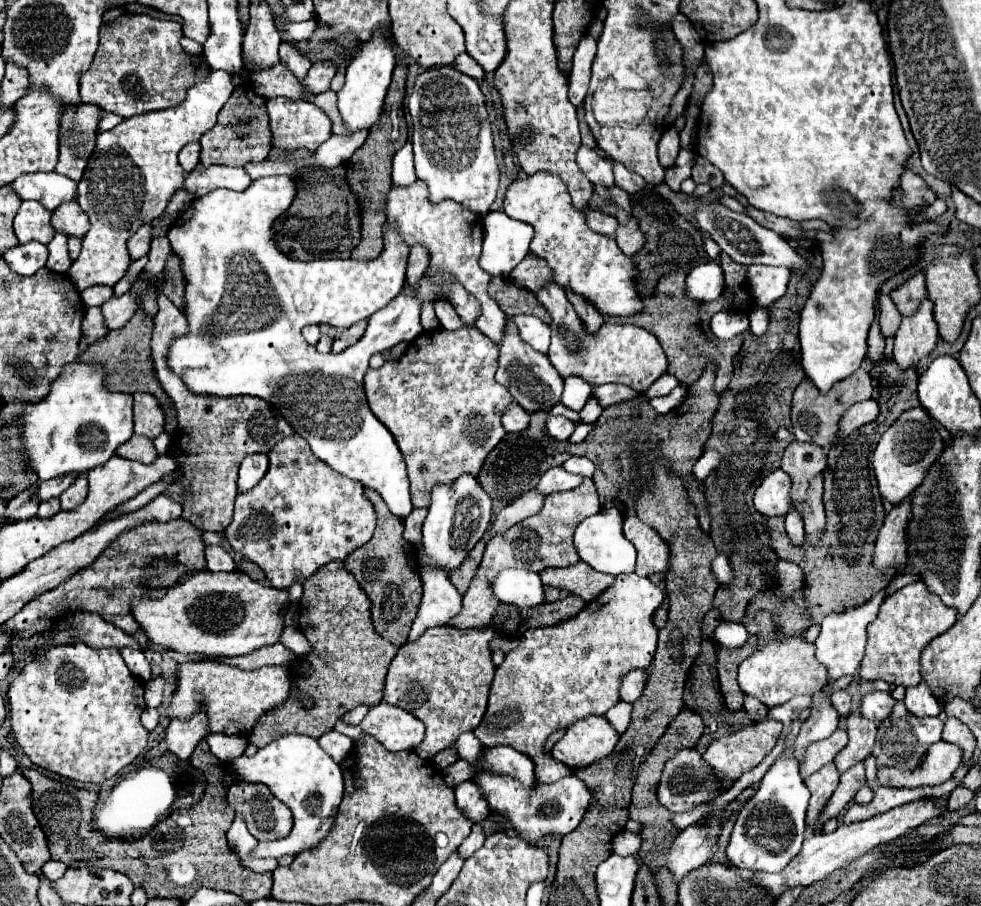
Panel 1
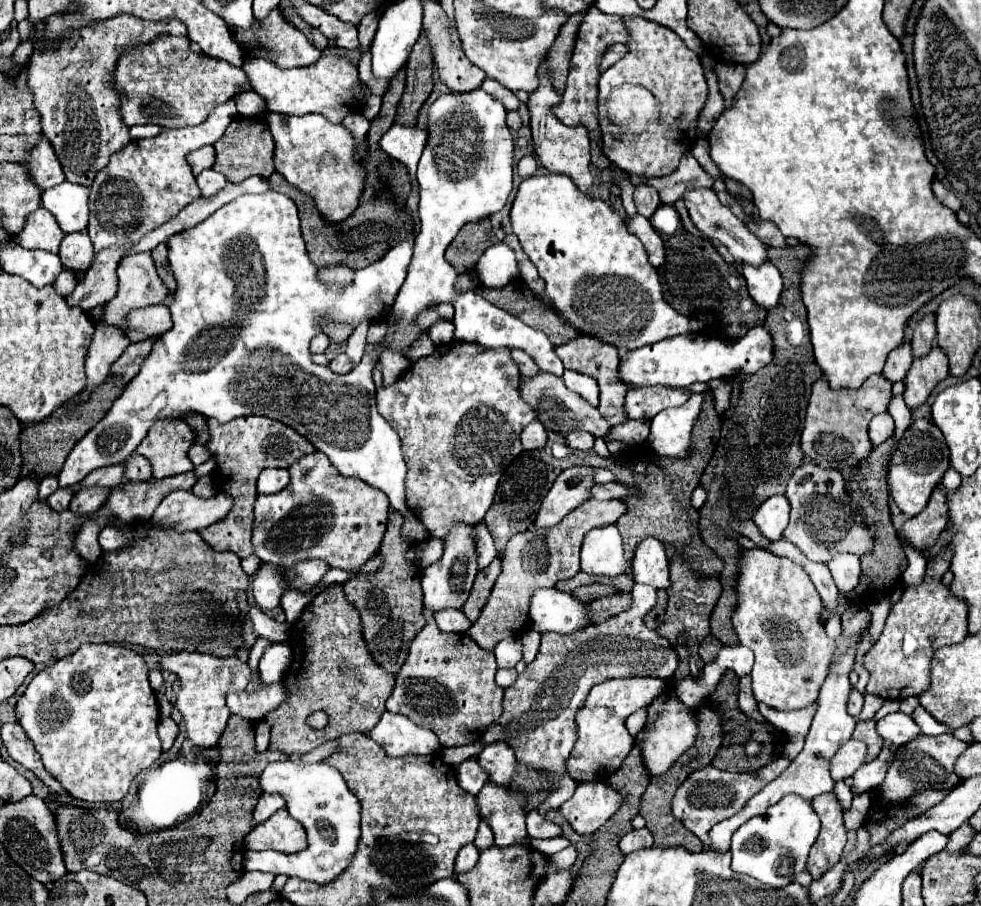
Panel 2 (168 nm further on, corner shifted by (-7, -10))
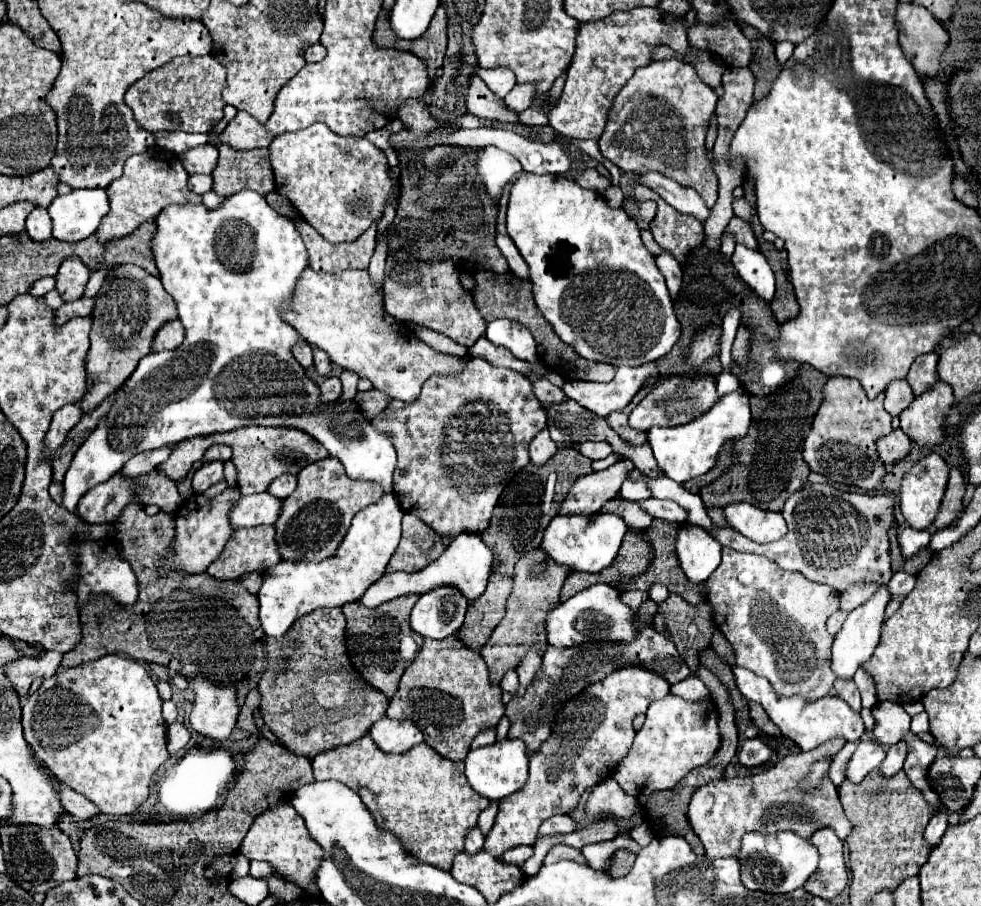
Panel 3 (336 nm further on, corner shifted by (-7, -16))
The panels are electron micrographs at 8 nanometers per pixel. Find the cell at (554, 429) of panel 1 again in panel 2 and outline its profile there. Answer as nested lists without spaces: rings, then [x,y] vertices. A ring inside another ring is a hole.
[[[573,430],[565,436],[565,444],[573,450],[591,450],[593,448],[593,434],[587,434],[583,430]]]

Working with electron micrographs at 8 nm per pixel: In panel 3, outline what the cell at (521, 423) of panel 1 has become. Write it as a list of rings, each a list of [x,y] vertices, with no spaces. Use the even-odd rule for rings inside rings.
[[[547,430],[539,432],[529,444],[529,454],[533,464],[545,464],[551,456],[555,456],[555,452],[557,452],[557,444],[551,440]]]

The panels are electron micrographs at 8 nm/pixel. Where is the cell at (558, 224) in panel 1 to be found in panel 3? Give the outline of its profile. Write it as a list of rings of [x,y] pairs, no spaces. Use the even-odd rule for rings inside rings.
[[[521,172],[507,204],[507,234],[529,264],[529,280],[539,312],[553,326],[555,334],[573,346],[581,358],[637,368],[671,352],[681,328],[679,320],[675,322],[665,278],[659,268],[655,268],[655,256],[643,246],[637,222],[631,220],[623,208],[611,208],[603,194],[581,188],[569,176],[535,176]]]

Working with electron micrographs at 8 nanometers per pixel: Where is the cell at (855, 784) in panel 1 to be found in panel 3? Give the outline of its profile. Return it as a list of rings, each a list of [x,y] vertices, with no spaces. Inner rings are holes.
[[[897,742],[895,746],[891,746],[887,750],[887,758],[883,760],[881,764],[881,774],[883,776],[895,776],[901,768],[903,768],[903,760],[905,760],[905,754],[907,754],[907,744],[903,742]]]

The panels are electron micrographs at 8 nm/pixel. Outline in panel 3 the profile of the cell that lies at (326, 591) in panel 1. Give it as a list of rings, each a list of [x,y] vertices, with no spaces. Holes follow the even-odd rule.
[[[319,608],[303,618],[295,620],[293,626],[285,632],[283,640],[267,638],[267,674],[259,680],[261,694],[261,716],[269,730],[287,746],[291,752],[313,758],[331,748],[351,744],[357,738],[365,736],[369,728],[385,716],[387,696],[371,688],[361,680],[353,670],[347,652],[345,652],[345,616],[341,608]]]

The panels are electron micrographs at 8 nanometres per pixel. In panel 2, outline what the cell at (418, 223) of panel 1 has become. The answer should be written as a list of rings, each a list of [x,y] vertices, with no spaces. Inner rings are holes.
[[[511,348],[511,358],[513,358],[515,364],[519,366],[521,376],[533,376],[533,374],[539,372],[537,364],[535,364],[523,350],[515,350],[515,348]]]

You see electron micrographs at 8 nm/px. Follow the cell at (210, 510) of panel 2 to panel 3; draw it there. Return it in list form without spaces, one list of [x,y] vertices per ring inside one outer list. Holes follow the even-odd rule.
[[[263,492],[253,496],[241,496],[239,502],[231,510],[231,524],[235,528],[243,526],[261,526],[275,524],[281,512],[281,500]]]

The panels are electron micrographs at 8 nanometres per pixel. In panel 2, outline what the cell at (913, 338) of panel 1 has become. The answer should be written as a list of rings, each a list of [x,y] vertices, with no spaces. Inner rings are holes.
[[[933,346],[929,354],[923,358],[913,358],[911,370],[907,372],[905,392],[903,398],[909,408],[917,408],[927,400],[931,390],[939,380],[943,380],[949,374],[949,360],[947,354],[943,354],[941,346]]]

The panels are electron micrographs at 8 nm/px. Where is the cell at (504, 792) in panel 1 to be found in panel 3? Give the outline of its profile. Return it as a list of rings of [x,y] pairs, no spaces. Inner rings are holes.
[[[607,778],[603,782],[599,782],[589,800],[587,800],[587,814],[597,820],[597,818],[605,818],[605,816],[611,816],[611,818],[629,818],[635,814],[635,808],[637,808],[637,798],[633,796],[627,796],[621,786],[613,780],[613,778]]]

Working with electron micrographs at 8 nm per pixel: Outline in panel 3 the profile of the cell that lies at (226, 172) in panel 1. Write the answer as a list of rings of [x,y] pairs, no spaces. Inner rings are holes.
[[[201,174],[189,176],[189,188],[191,188],[195,194],[205,194],[205,192],[211,190],[211,186],[213,186],[211,176],[201,176]]]

